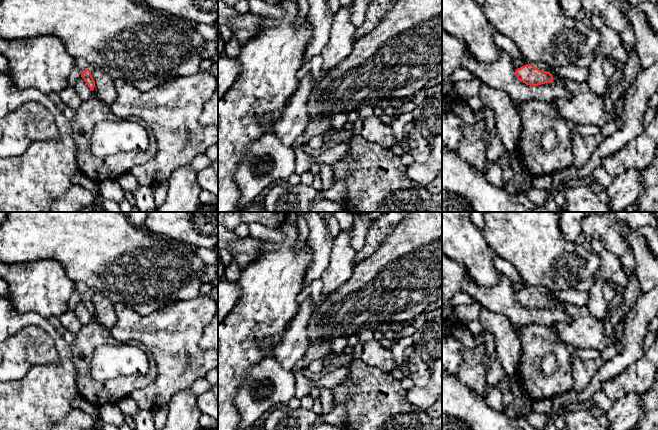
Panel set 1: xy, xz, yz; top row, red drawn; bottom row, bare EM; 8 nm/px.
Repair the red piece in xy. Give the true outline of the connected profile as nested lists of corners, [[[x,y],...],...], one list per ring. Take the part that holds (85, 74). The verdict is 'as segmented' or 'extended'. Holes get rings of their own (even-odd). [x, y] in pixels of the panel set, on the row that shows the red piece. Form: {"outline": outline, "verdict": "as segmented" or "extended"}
{"outline": [[[82,57],[75,58],[75,67],[81,71],[81,77],[84,79],[88,87],[93,91],[95,87],[95,81],[89,70],[89,63]]], "verdict": "extended"}

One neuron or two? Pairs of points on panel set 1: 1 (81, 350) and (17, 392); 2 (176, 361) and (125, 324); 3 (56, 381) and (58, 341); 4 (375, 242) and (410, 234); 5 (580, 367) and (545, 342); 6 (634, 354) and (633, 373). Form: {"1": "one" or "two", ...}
{"1": "two", "2": "one", "3": "one", "4": "two", "5": "two", "6": "two"}

